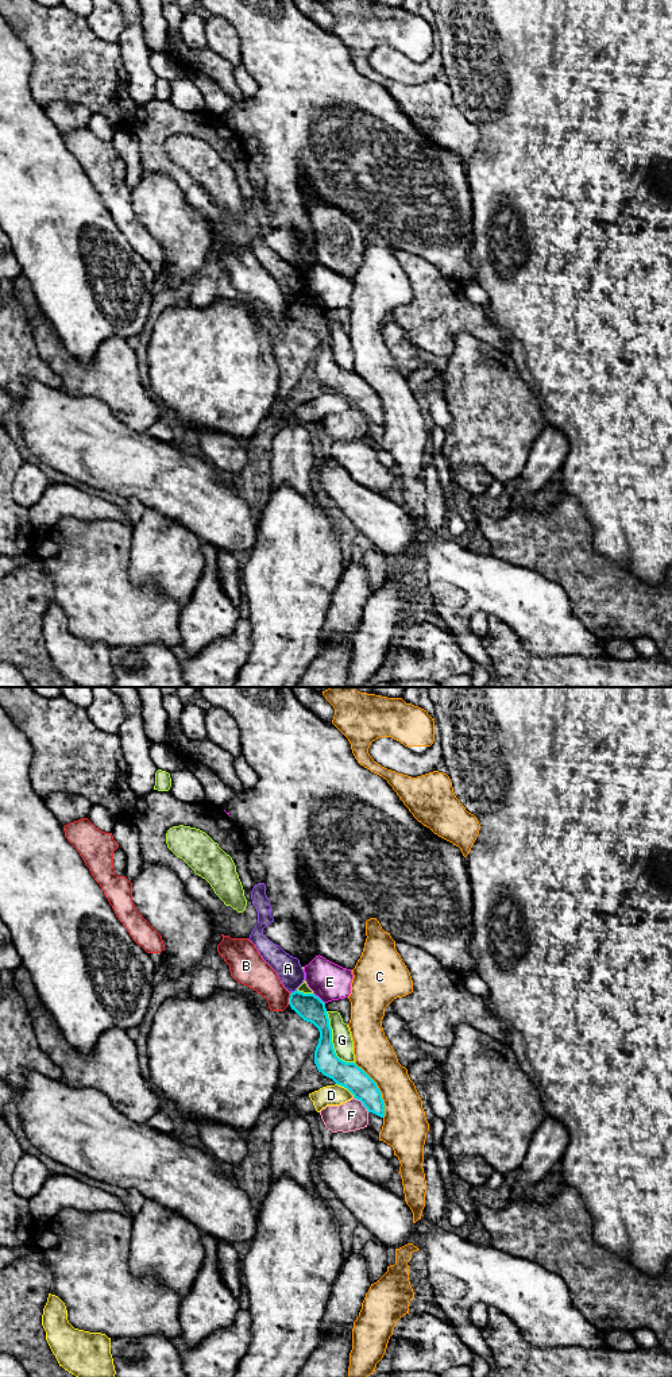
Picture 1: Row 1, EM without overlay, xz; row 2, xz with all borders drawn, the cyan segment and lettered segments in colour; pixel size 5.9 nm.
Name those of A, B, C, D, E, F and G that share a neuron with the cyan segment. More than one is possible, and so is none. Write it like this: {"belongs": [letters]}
{"belongs": []}

